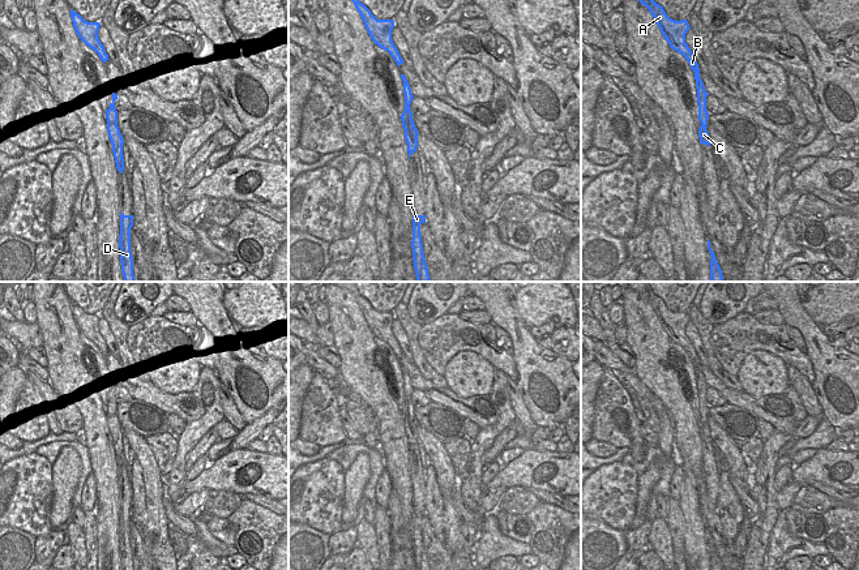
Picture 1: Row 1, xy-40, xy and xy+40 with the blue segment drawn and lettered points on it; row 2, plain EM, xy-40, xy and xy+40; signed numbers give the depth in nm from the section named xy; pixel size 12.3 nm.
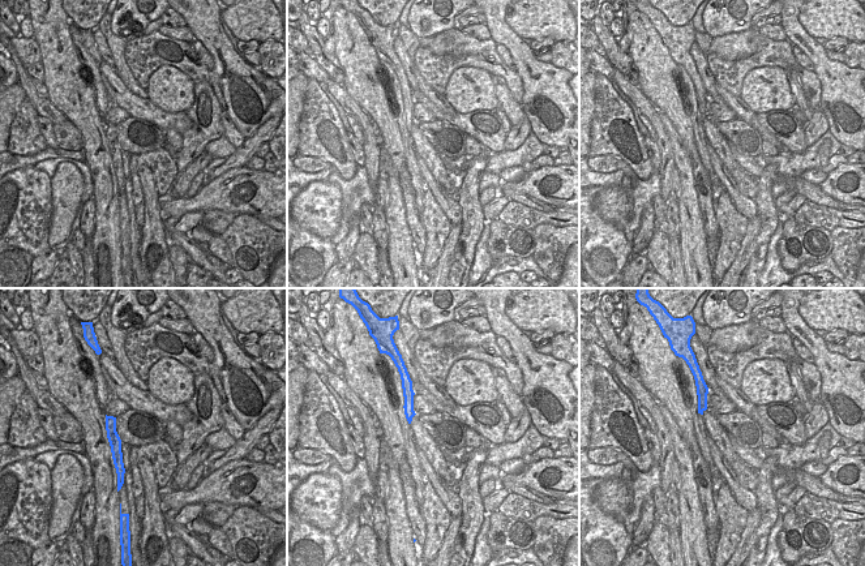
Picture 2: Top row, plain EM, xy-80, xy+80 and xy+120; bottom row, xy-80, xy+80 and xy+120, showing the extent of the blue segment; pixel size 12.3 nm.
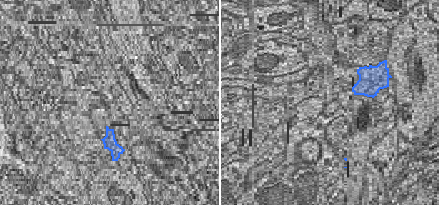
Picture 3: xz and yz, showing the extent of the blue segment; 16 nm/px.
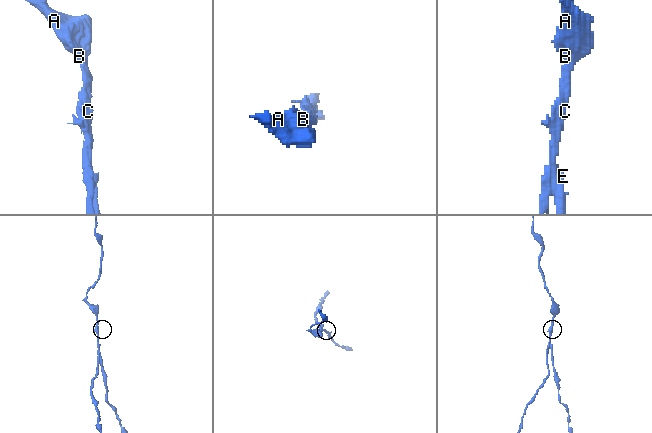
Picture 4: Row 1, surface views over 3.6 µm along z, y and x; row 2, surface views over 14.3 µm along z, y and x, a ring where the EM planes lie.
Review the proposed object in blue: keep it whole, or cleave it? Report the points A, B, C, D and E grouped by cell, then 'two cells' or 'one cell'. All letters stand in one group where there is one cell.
groups A B C / D E; two cells

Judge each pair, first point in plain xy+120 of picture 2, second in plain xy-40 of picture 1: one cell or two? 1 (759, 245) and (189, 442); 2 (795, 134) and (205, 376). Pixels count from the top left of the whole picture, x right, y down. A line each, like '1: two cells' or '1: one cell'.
1: one cell
2: two cells

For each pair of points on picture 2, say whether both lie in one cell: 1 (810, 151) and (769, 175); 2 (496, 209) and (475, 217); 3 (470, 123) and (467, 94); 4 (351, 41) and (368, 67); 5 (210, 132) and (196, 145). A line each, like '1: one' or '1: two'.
1: two
2: two
3: two
4: one
5: one

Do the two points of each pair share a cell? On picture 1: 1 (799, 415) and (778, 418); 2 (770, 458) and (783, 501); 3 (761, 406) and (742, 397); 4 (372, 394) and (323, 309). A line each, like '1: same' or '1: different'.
1: different
2: different
3: same
4: different

